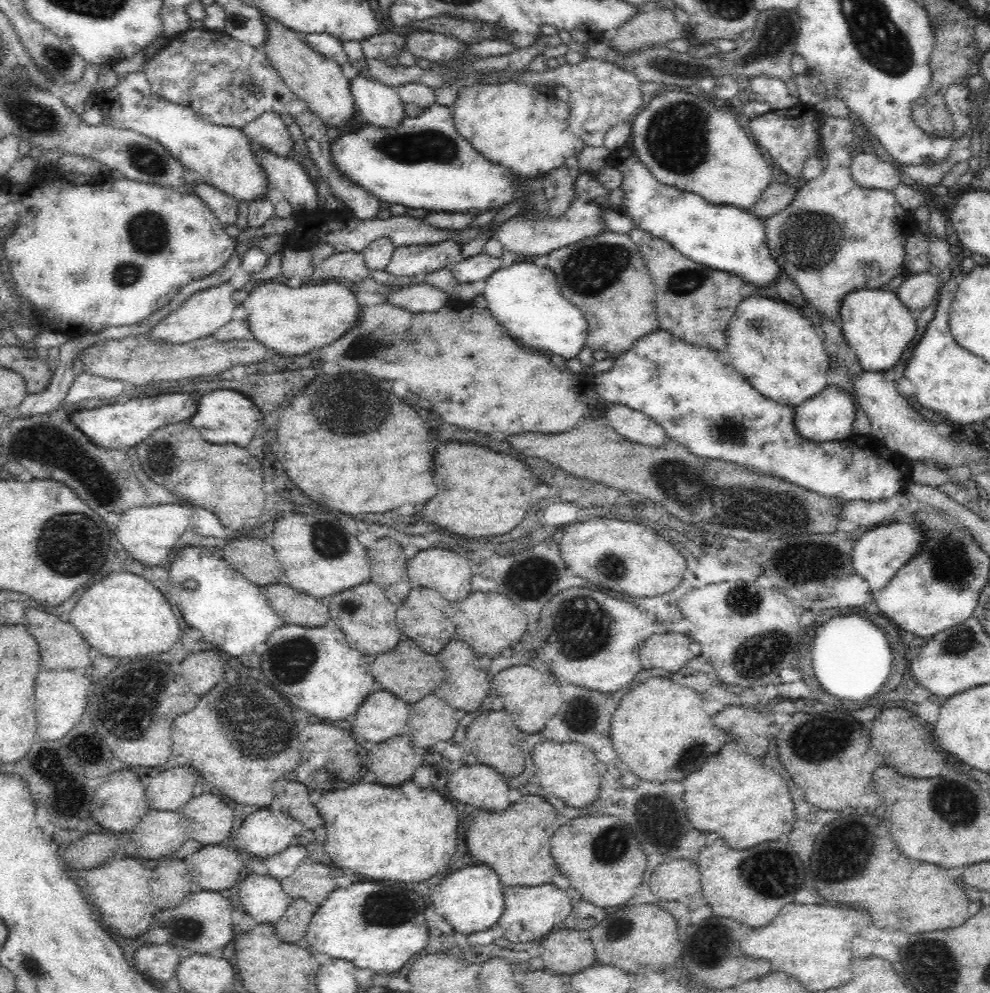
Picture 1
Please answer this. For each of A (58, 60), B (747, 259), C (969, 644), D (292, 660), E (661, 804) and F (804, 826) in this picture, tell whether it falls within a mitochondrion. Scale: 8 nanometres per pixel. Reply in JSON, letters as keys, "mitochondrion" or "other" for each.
{"A":"mitochondrion","B":"other","C":"mitochondrion","D":"mitochondrion","E":"mitochondrion","F":"other"}

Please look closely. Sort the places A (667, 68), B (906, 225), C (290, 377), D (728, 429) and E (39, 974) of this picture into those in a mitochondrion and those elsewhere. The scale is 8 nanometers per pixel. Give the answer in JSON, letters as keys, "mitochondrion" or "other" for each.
{"A":"mitochondrion","B":"other","C":"other","D":"mitochondrion","E":"mitochondrion"}

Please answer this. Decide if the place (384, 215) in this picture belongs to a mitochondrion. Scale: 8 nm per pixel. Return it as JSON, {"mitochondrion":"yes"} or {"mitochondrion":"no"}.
{"mitochondrion":"no"}

